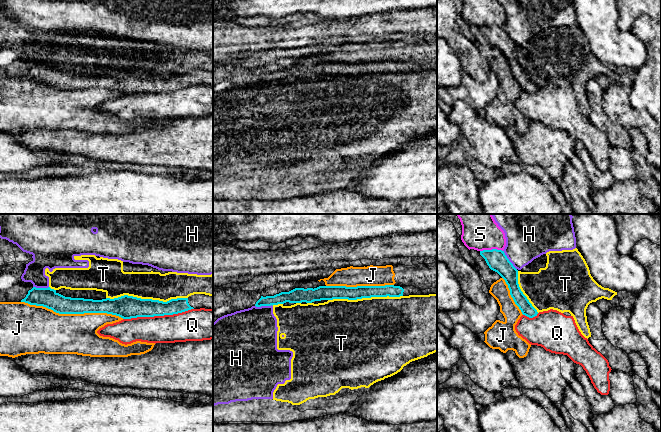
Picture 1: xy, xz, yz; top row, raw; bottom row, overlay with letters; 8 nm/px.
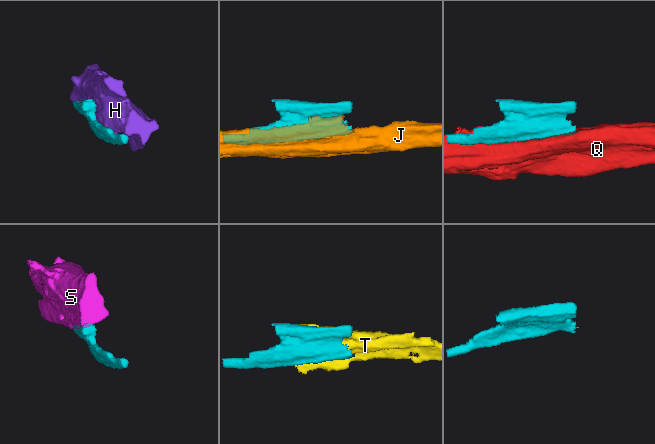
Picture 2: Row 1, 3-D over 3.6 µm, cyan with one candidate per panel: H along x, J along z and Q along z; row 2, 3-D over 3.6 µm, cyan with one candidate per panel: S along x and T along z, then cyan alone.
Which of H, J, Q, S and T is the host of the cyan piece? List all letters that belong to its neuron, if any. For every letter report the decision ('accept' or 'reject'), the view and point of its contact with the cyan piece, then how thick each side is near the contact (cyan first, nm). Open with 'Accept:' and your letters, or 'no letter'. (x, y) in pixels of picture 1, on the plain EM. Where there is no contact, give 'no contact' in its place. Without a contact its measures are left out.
Accept: T
H: reject | yz (508, 36) | 160/300 nm
J: reject | xy (72, 89) | 160/340 nm
Q: reject | xy (158, 91) | 180/240 nm
S: reject | yz (492, 25) | 160/220 nm
T: accept | xy (147, 75) | 190/220 nm

